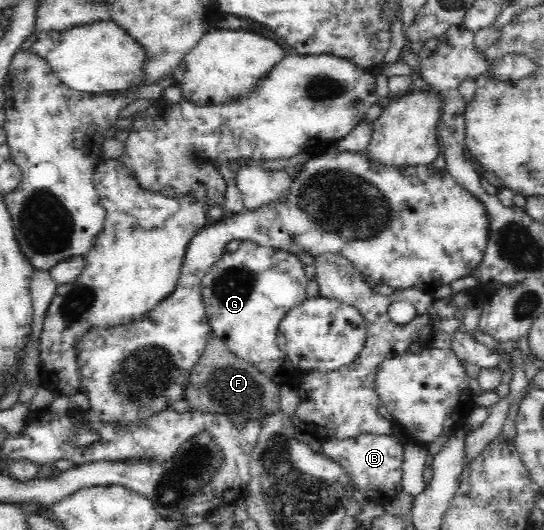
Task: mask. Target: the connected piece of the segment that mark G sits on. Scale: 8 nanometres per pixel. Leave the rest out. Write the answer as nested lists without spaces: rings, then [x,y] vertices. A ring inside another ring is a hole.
[[[243,240],[237,250],[223,253],[200,282],[201,305],[209,319],[211,334],[261,374],[285,383],[281,377],[291,367],[277,346],[277,328],[291,308],[307,299],[307,282],[303,263],[297,255]]]

